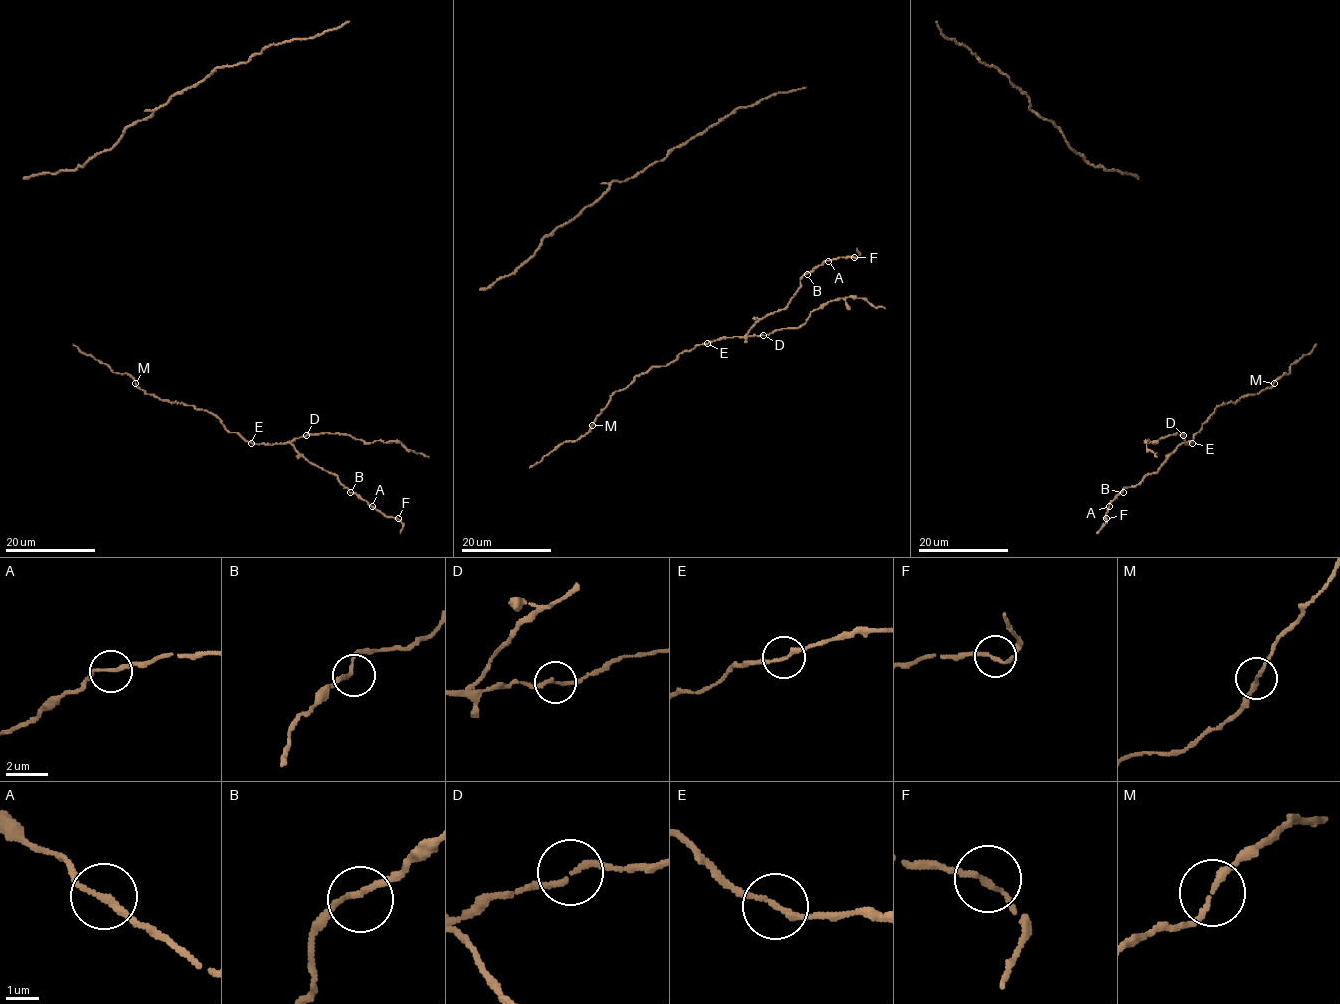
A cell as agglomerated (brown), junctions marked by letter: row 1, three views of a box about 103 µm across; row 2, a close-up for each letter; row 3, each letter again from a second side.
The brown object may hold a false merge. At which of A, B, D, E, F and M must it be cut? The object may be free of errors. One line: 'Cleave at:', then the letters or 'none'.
Cleave at: none

